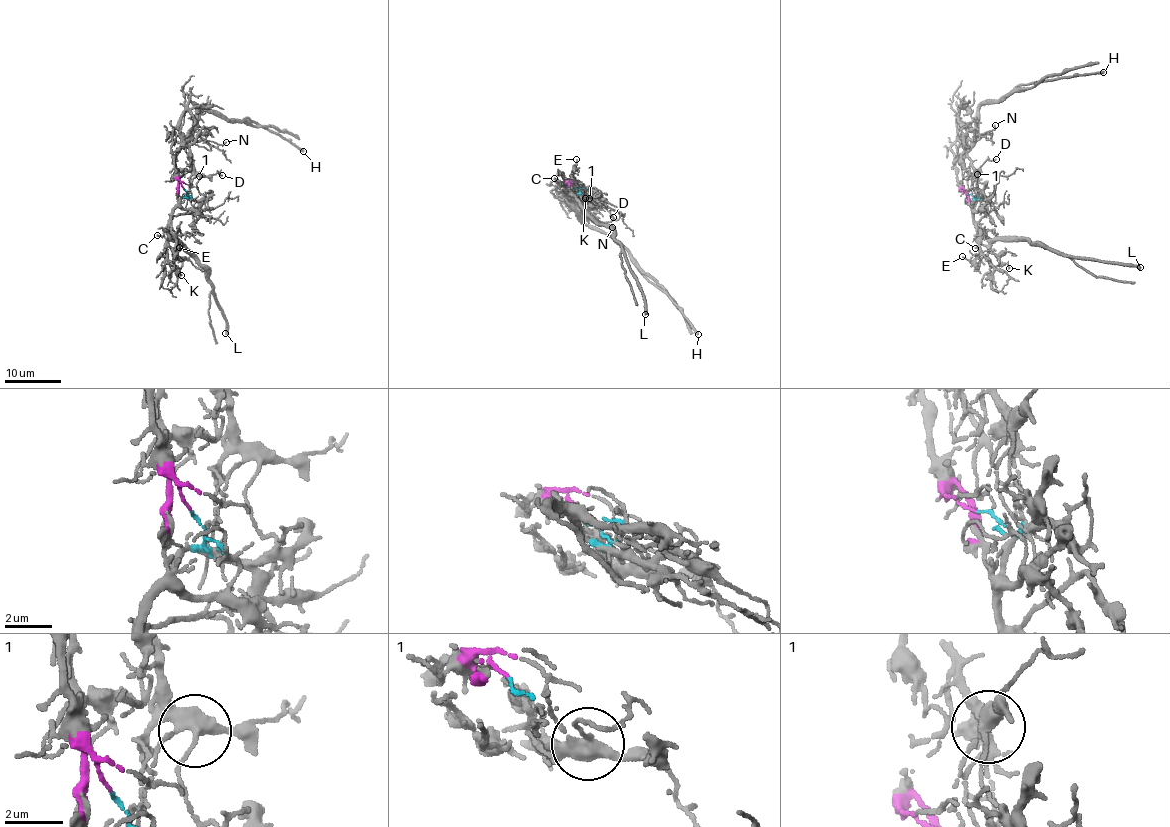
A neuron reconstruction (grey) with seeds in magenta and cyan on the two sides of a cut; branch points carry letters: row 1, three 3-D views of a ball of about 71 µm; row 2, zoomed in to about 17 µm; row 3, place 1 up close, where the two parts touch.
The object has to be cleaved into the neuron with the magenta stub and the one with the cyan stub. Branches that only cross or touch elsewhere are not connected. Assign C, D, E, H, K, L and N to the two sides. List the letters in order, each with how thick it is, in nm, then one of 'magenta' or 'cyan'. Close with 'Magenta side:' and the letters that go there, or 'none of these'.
C: calibre 120 nm; cyan
D: calibre 110 nm; magenta
E: calibre 120 nm; cyan
H: calibre 280 nm; magenta
K: calibre 140 nm; cyan
L: calibre 360 nm; cyan
N: calibre 140 nm; magenta
Magenta side: D, H, N

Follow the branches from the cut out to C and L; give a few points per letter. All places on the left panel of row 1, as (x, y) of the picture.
C: (183, 188), (187, 194), (174, 209), (171, 225), (164, 235), (157, 236)
L: (183, 188), (187, 196), (174, 211), (168, 231), (192, 251), (206, 271), (226, 324), (225, 333)

